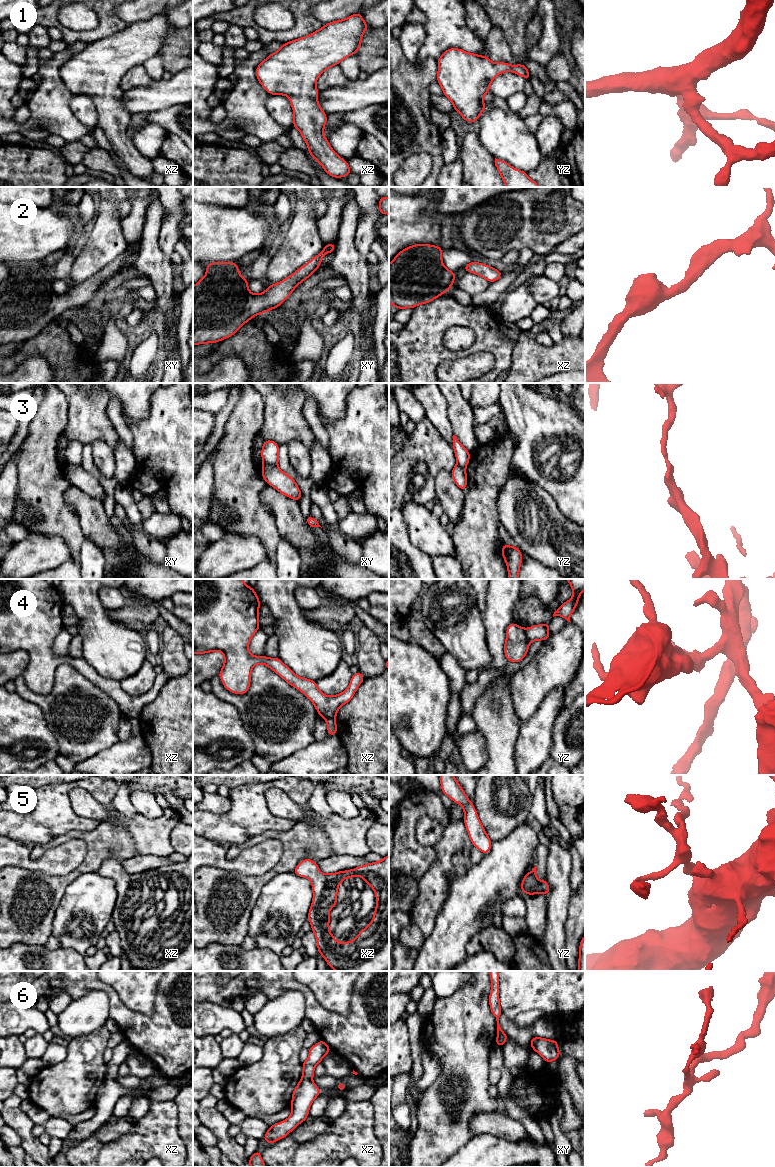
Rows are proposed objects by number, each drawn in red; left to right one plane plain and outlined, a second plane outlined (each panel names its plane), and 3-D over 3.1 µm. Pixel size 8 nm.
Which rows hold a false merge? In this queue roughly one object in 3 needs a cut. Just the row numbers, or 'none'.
3, 4, 6

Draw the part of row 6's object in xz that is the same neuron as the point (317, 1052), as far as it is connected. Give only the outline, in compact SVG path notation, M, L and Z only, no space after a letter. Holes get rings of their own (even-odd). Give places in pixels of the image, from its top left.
M321 1039L318 1043L309 1048L309 1056L302 1062L302 1078L311 1080L314 1077L315 1066L322 1061L324 1056L332 1049Z

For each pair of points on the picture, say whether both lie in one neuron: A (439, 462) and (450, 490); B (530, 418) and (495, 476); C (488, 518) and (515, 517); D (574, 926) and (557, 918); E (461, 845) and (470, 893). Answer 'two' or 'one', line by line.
A: two
B: two
C: two
D: two
E: two

